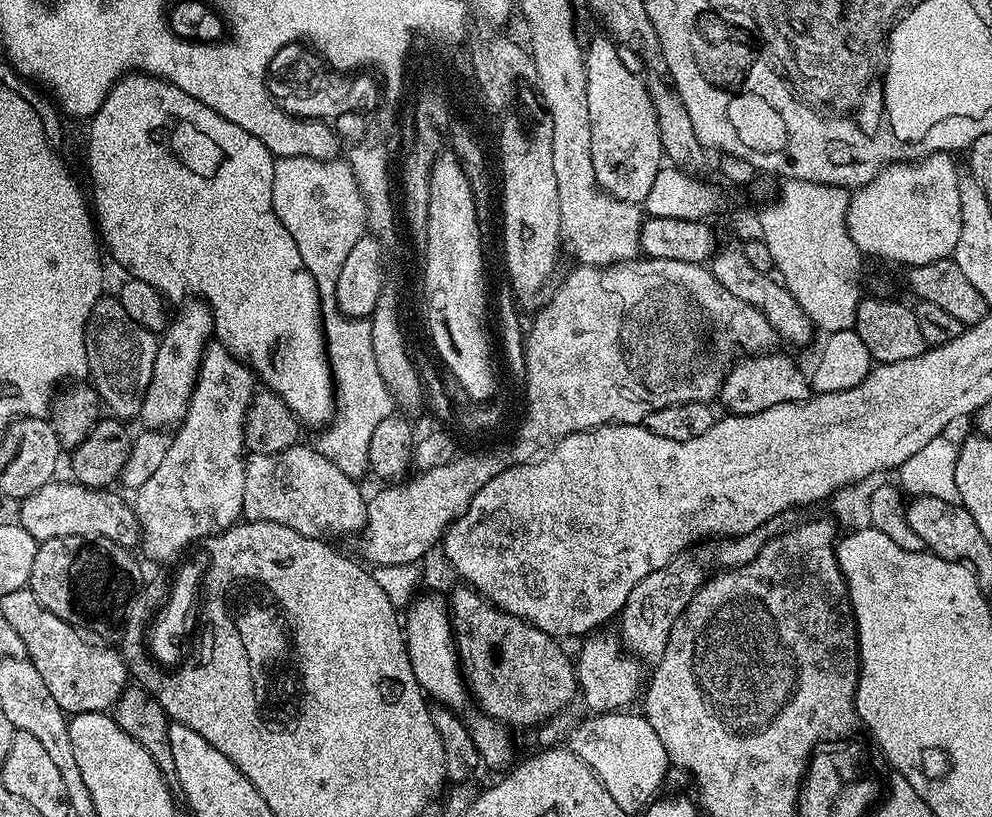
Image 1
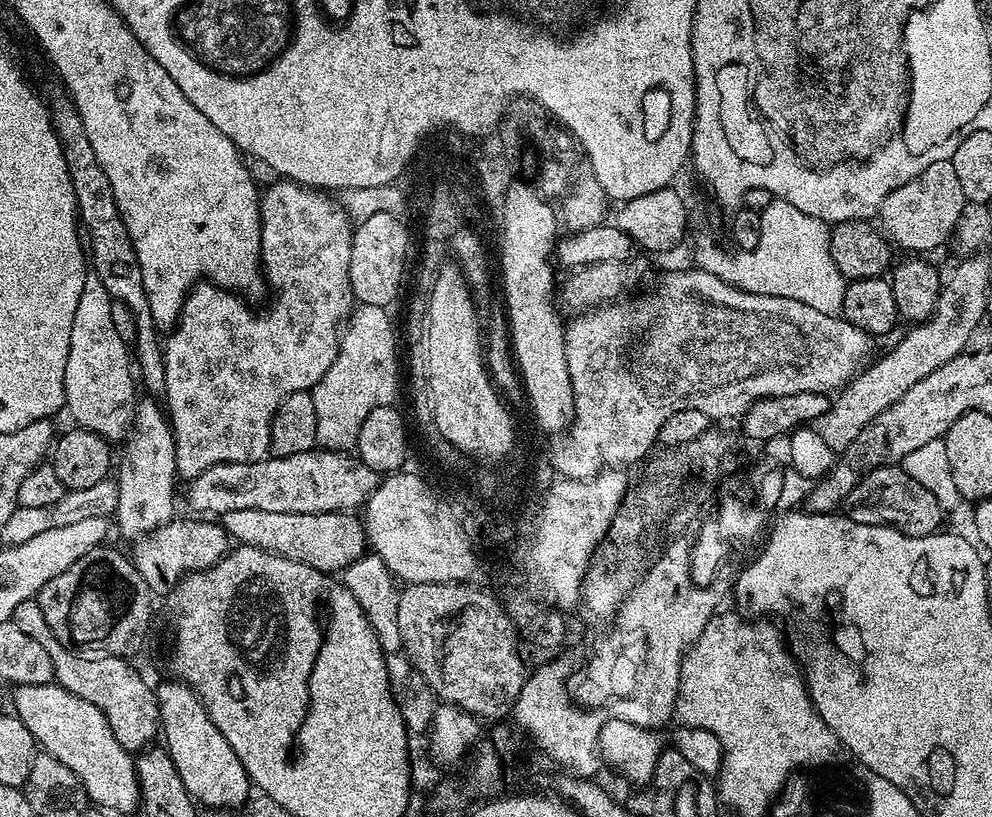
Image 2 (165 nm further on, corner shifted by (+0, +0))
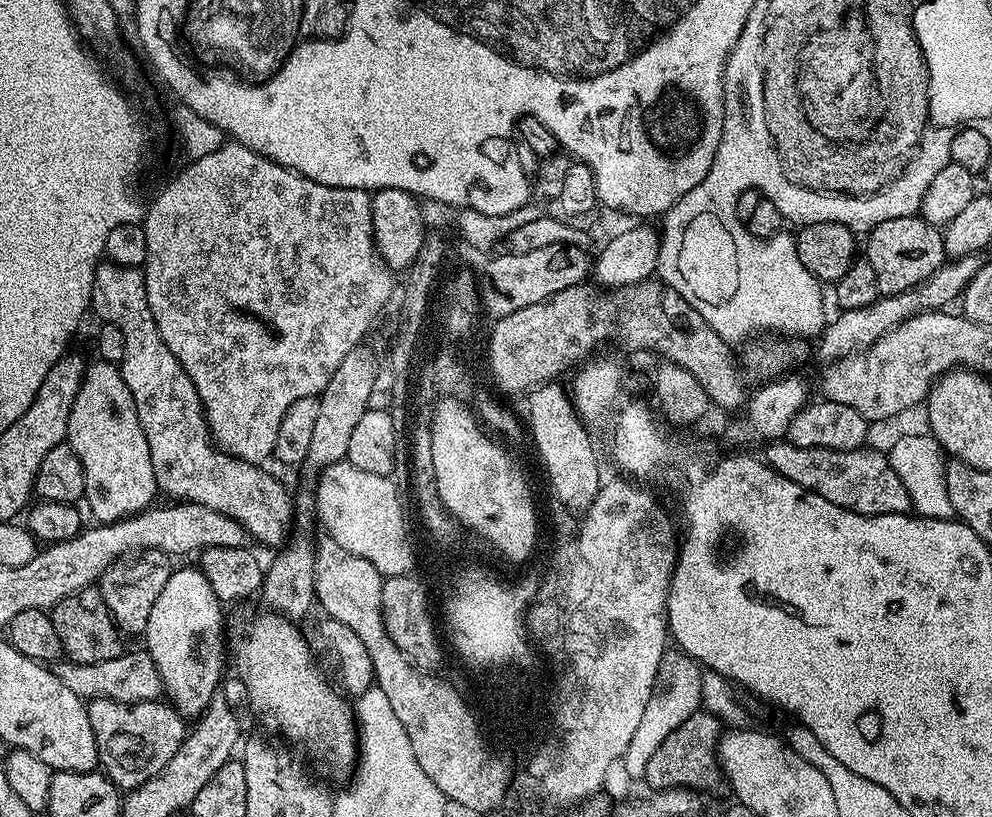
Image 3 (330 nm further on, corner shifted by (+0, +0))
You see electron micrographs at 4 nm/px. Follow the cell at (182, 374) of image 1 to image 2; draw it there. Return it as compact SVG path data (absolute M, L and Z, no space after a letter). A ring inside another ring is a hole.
M141 399L136 405L136 417L132 420L132 431L126 437L124 448L124 468L116 480L118 490L118 506L114 513L114 528L124 536L129 536L132 542L147 536L155 528L160 528L173 519L172 491L176 488L178 477L176 475L176 443L172 437L172 425L166 415L165 409L160 408L152 400Z

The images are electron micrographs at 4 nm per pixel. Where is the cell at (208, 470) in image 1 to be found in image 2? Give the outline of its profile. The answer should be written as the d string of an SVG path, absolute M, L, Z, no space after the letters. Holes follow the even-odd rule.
M283 178L277 179L275 182L267 185L263 189L260 197L260 263L262 265L262 271L266 277L266 284L269 289L276 288L276 293L272 296L272 301L268 304L268 309L265 312L255 312L251 308L251 303L245 302L237 293L229 292L226 288L220 288L217 284L211 282L201 282L196 285L195 288L189 292L188 297L184 300L184 305L180 311L180 318L176 321L175 328L171 329L170 335L172 336L162 348L162 359L164 362L164 391L162 393L163 399L168 399L166 403L166 415L172 425L172 437L176 443L176 475L183 478L185 481L193 480L202 470L206 470L210 466L215 464L221 464L222 462L254 462L255 460L263 460L269 455L270 452L270 426L272 425L272 419L274 414L280 408L280 403L283 402L290 394L295 392L306 392L313 389L317 382L322 378L328 370L330 370L331 364L334 362L334 358L338 354L340 349L340 337L342 335L342 322L347 321L348 317L352 315L352 309L354 307L354 297L352 294L352 287L350 286L350 246L352 245L352 234L354 231L353 221L350 219L343 203L331 200L329 193L324 190L317 190L314 188L305 188L302 184L293 184L291 180L285 180Z

